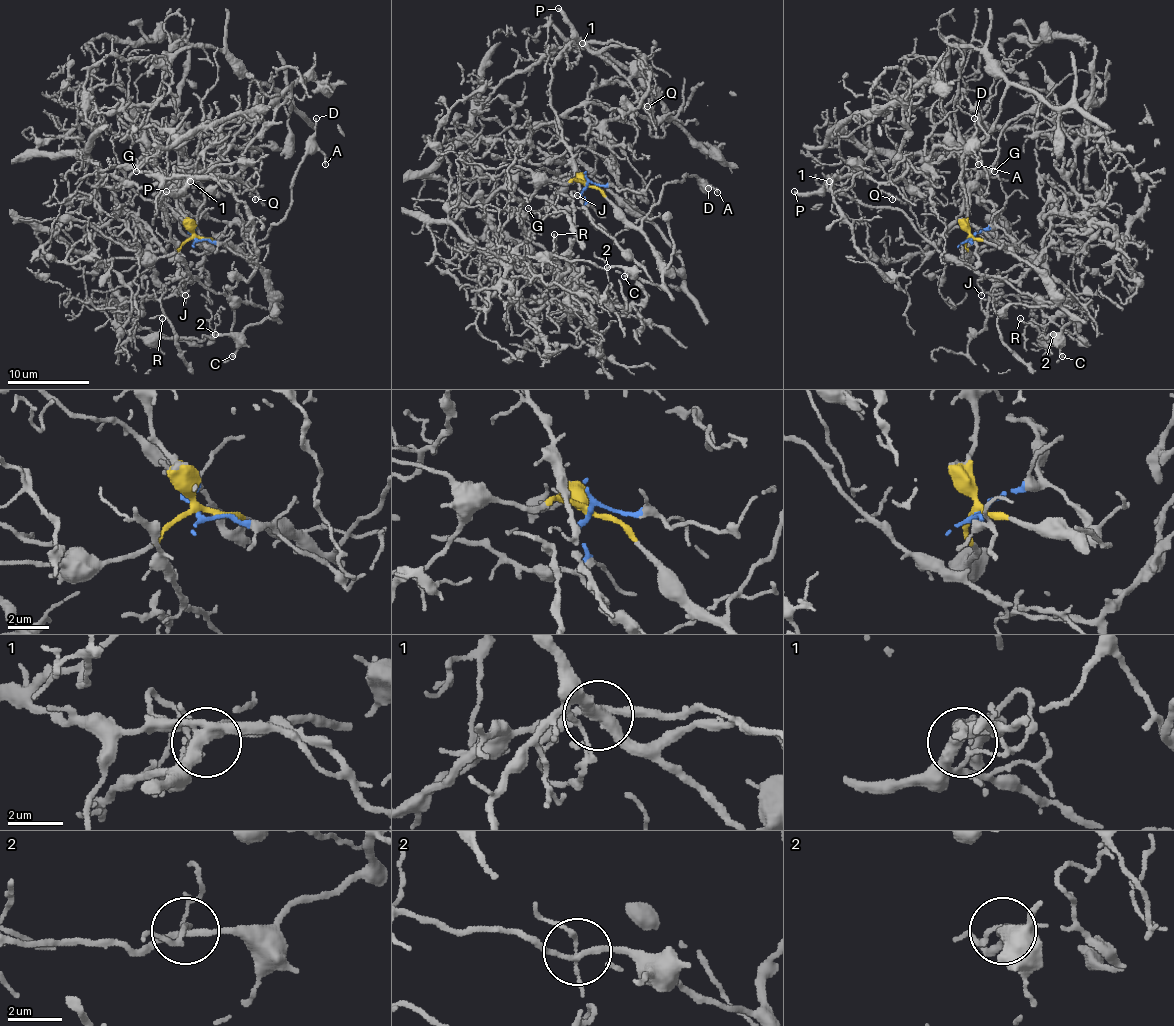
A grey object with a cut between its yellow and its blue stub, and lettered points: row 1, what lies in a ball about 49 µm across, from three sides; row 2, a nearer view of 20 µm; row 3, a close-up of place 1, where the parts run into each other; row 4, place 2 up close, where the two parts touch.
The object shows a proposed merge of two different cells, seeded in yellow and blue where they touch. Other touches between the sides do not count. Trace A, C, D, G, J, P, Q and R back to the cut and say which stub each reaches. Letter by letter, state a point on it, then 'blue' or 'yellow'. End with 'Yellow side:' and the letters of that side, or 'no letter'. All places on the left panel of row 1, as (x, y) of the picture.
A: at (325, 164); yellow
C: at (232, 356); yellow
D: at (316, 118); yellow
G: at (136, 171); yellow
J: at (185, 295); yellow
P: at (166, 191); yellow
Q: at (255, 199); yellow
R: at (162, 318); yellow
Yellow side: A, C, D, G, J, P, Q, R

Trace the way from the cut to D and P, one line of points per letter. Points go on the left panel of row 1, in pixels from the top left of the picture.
D: (194, 238), (229, 242), (247, 255), (290, 206), (294, 171), (315, 130), (317, 118)
P: (194, 238), (233, 242), (264, 275), (270, 314), (213, 293), (190, 275), (158, 206), (180, 191), (166, 191)

